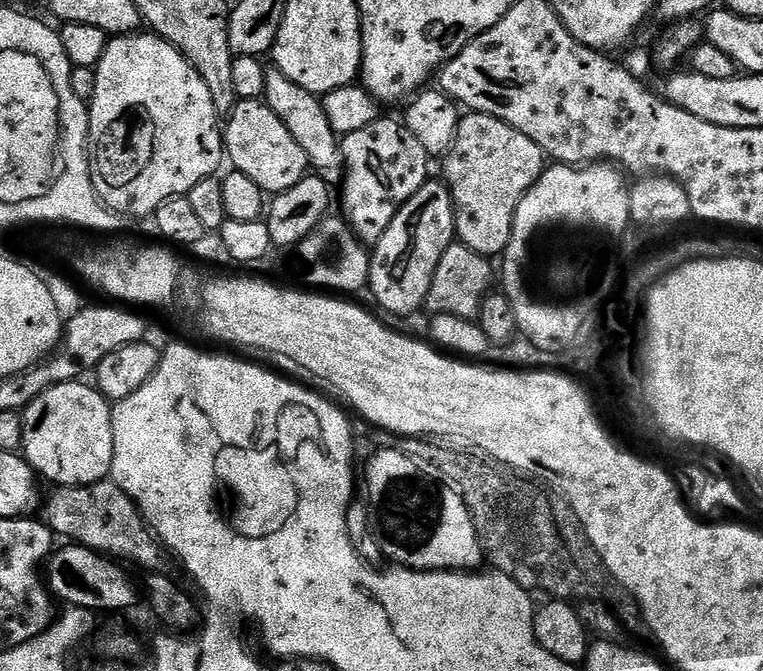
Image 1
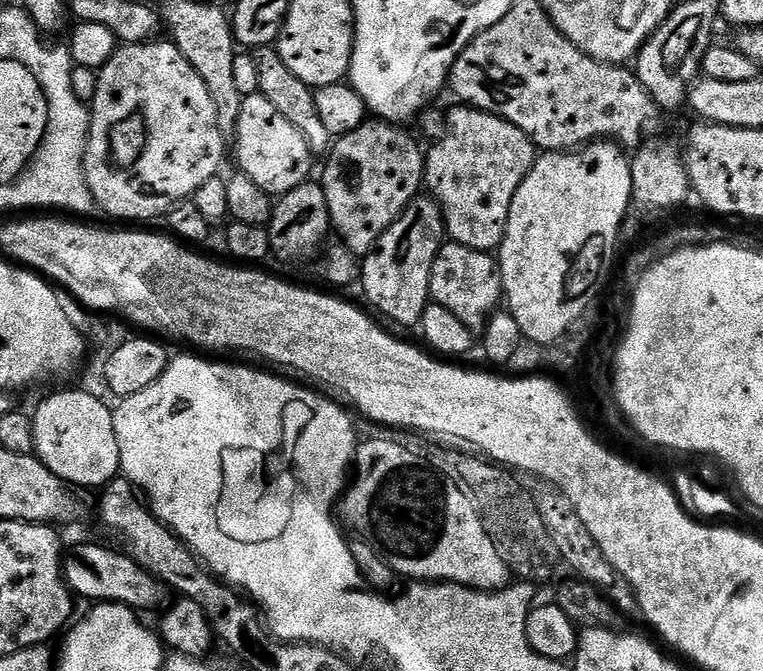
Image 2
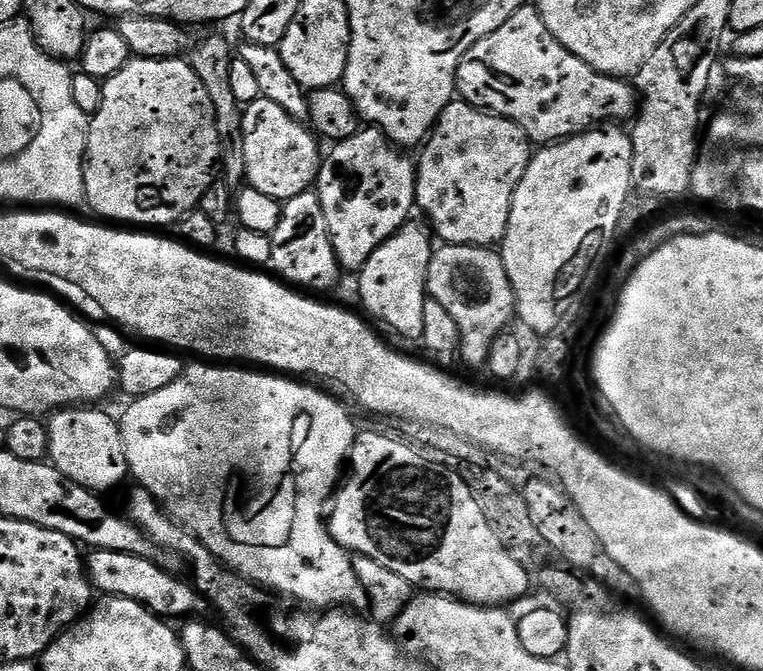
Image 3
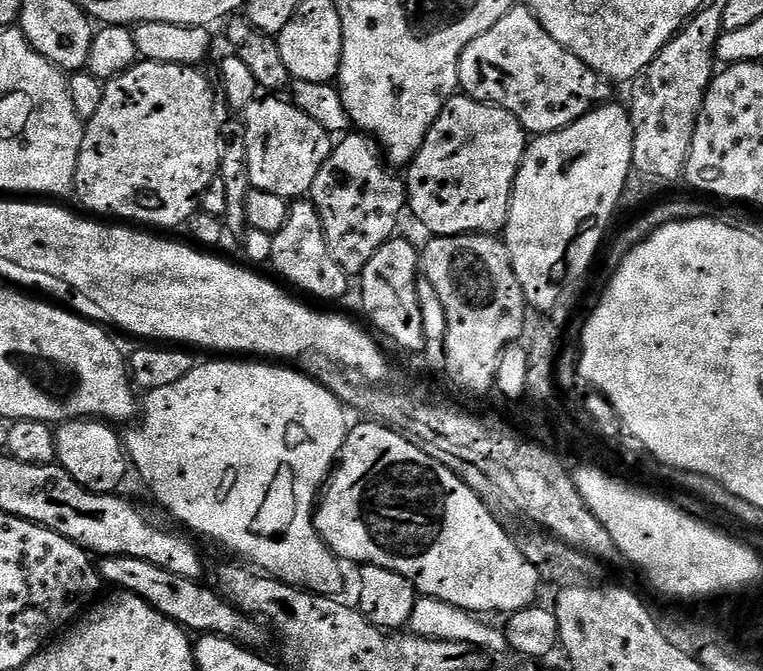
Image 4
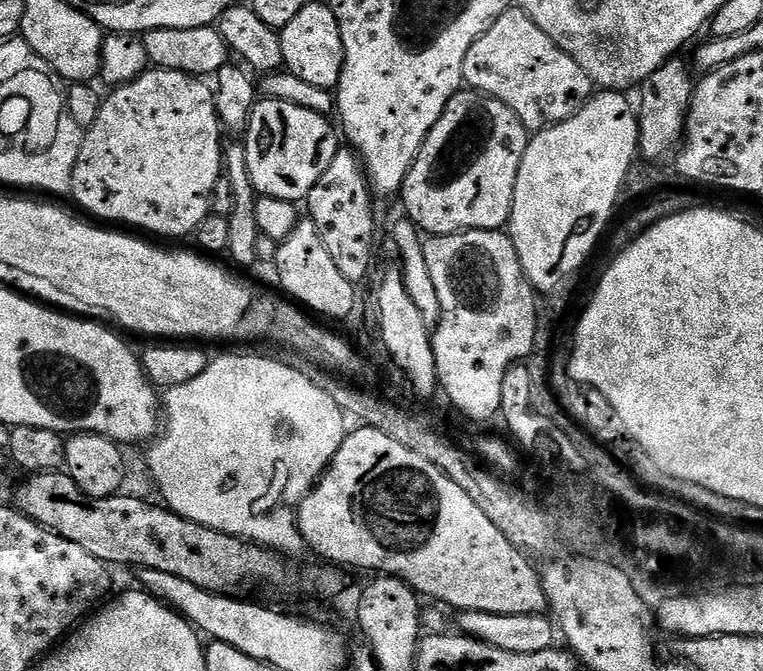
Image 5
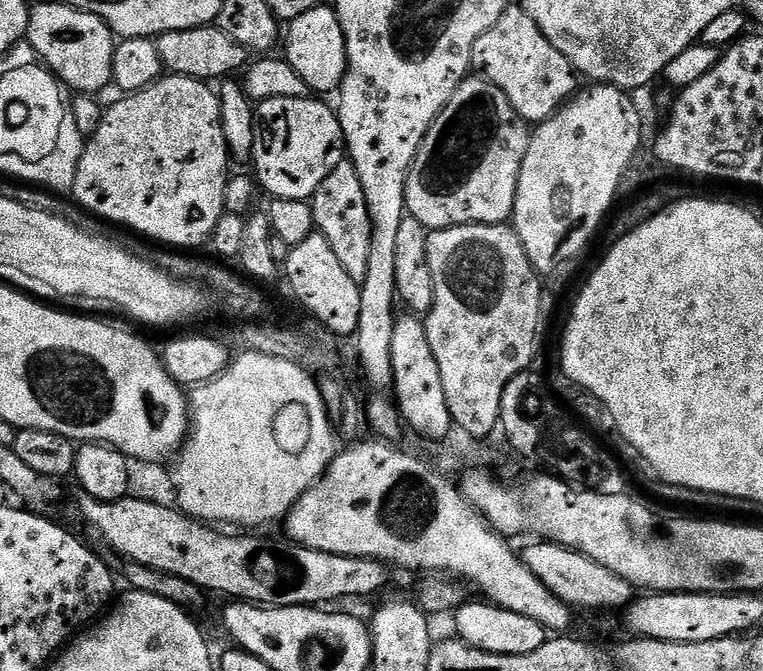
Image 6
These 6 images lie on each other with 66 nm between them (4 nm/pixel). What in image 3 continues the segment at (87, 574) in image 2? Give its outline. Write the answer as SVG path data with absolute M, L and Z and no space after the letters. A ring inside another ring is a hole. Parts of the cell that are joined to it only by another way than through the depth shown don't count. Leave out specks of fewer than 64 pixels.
M101 548L89 551L86 556L86 571L93 589L105 597L121 596L130 598L142 606L146 606L155 616L172 618L168 616L180 616L188 618L193 614L205 611L206 602L200 593L192 587L187 579L179 580L171 576L164 568L159 568L156 560L148 560L145 556L134 554L122 554L114 550L102 550Z

